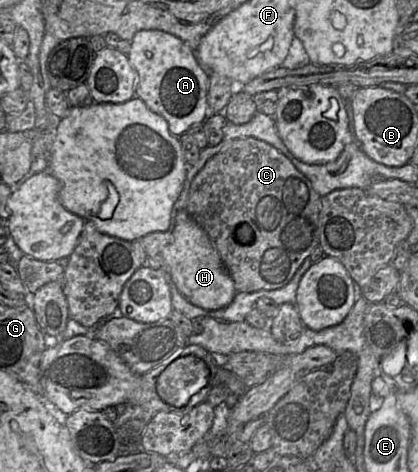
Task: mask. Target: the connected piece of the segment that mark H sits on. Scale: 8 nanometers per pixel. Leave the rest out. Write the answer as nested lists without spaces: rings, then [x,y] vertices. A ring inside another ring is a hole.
[[[186,209],[178,211],[169,242],[160,254],[164,260],[164,271],[170,274],[178,290],[195,305],[215,310],[229,305],[234,299],[237,293],[234,281],[225,269],[215,245]]]

